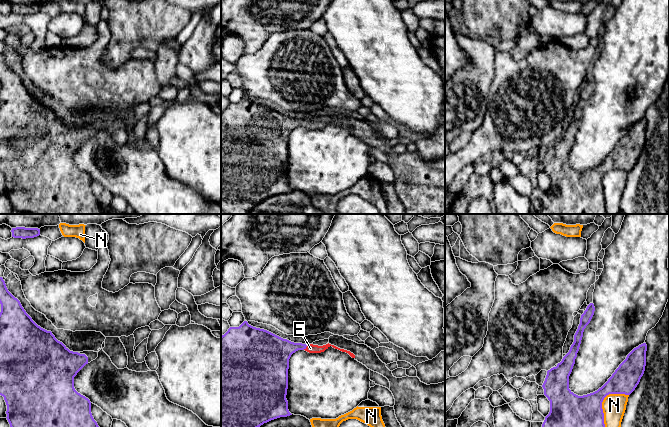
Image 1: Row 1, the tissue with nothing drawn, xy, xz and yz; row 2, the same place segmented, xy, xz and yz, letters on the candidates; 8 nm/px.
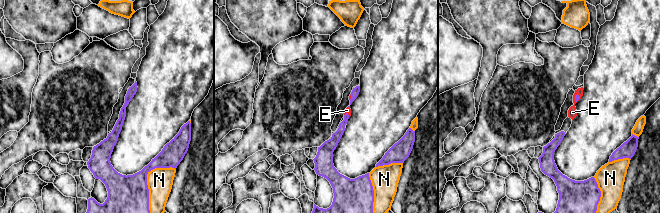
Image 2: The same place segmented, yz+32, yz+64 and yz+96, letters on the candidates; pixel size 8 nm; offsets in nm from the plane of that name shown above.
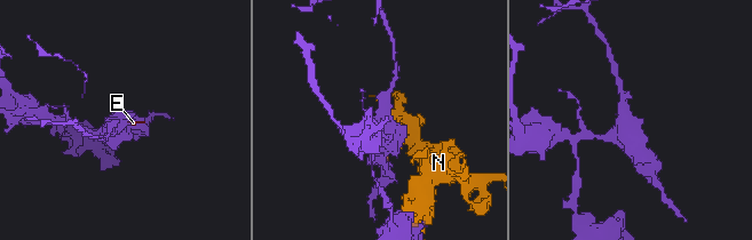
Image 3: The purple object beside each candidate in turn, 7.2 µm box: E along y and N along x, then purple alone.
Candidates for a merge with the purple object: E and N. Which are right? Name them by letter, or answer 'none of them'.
E

